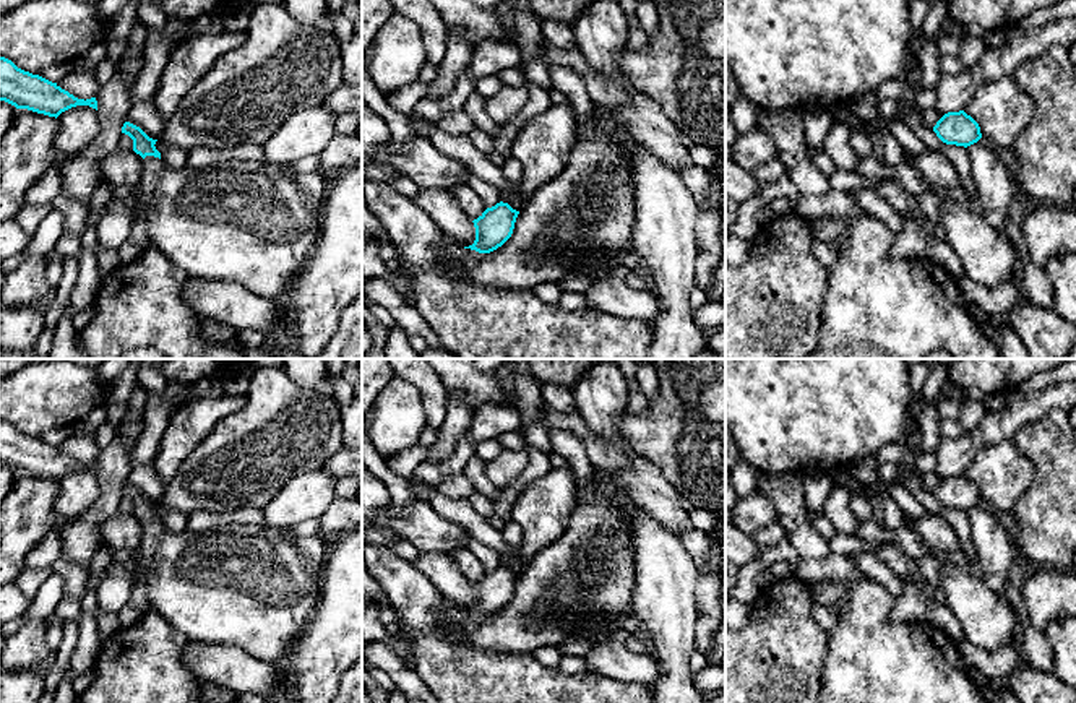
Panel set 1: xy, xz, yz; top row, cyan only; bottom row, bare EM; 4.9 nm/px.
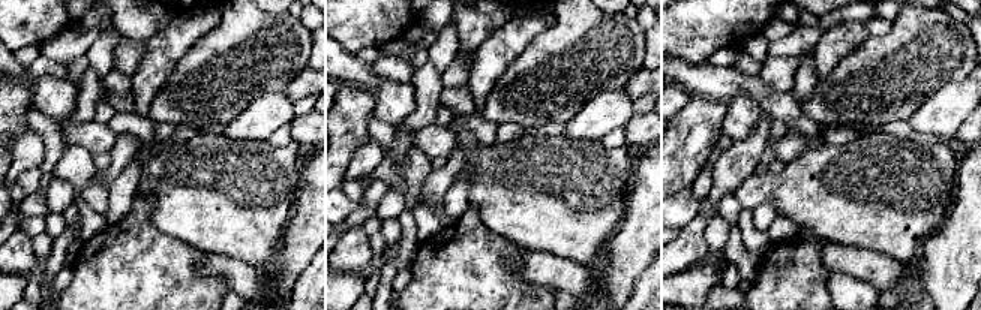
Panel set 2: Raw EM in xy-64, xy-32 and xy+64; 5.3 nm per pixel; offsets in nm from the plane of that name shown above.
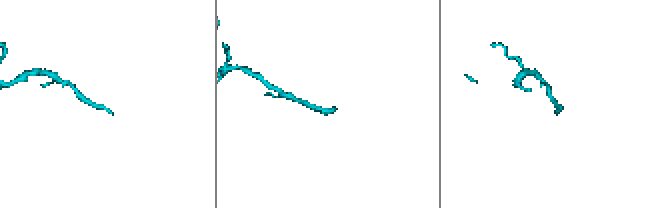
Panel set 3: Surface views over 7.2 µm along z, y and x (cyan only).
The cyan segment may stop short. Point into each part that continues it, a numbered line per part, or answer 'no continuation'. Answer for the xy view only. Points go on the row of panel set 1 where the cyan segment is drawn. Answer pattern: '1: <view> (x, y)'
1: xy (253, 224)

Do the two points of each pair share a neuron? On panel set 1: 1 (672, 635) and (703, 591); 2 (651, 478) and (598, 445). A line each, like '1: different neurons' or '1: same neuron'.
1: different neurons
2: same neuron

